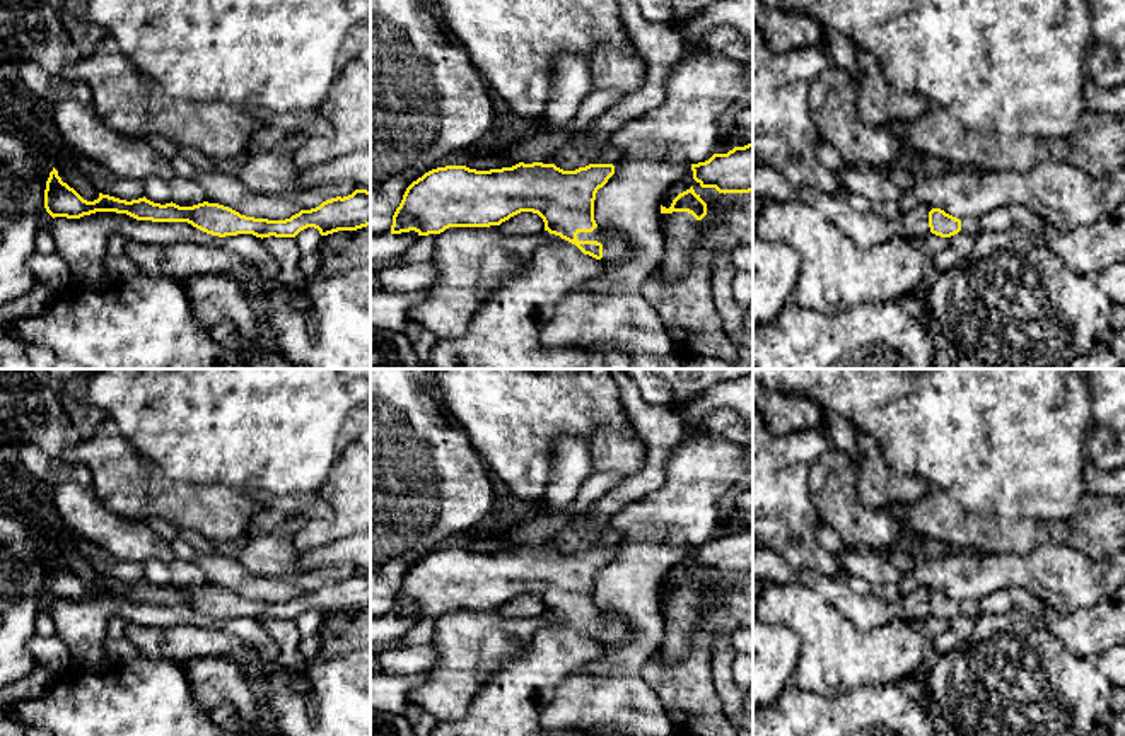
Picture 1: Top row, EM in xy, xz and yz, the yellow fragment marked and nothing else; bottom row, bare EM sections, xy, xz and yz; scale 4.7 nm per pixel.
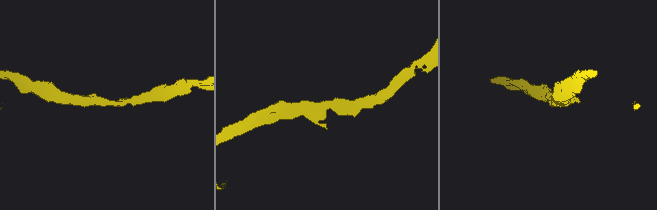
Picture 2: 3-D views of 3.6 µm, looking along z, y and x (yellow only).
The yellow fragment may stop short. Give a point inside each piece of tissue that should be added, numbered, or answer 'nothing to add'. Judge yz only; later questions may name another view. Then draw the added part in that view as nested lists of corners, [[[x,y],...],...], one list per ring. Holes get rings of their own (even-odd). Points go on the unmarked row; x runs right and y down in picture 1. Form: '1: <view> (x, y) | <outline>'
nothing to add

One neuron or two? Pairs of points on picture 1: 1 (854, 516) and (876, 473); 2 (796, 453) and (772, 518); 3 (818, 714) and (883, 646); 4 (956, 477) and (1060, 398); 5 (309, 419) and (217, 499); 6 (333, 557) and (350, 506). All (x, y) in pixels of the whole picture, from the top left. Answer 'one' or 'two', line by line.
1: two
2: one
3: two
4: one
5: two
6: two

